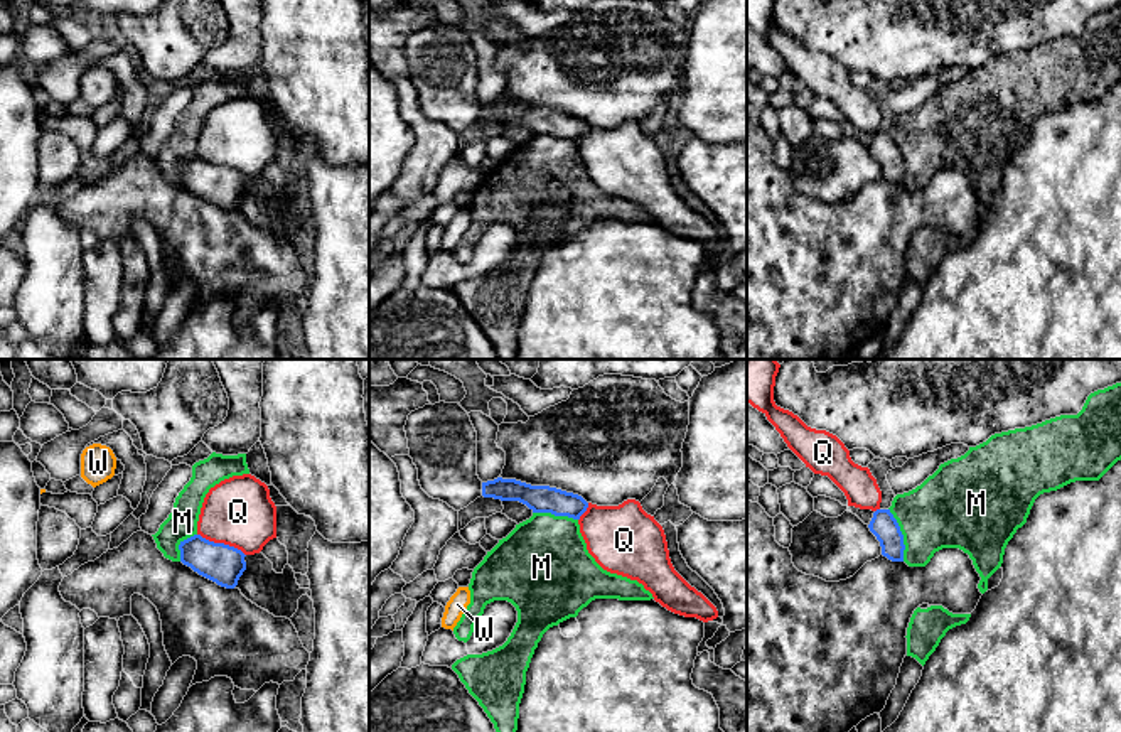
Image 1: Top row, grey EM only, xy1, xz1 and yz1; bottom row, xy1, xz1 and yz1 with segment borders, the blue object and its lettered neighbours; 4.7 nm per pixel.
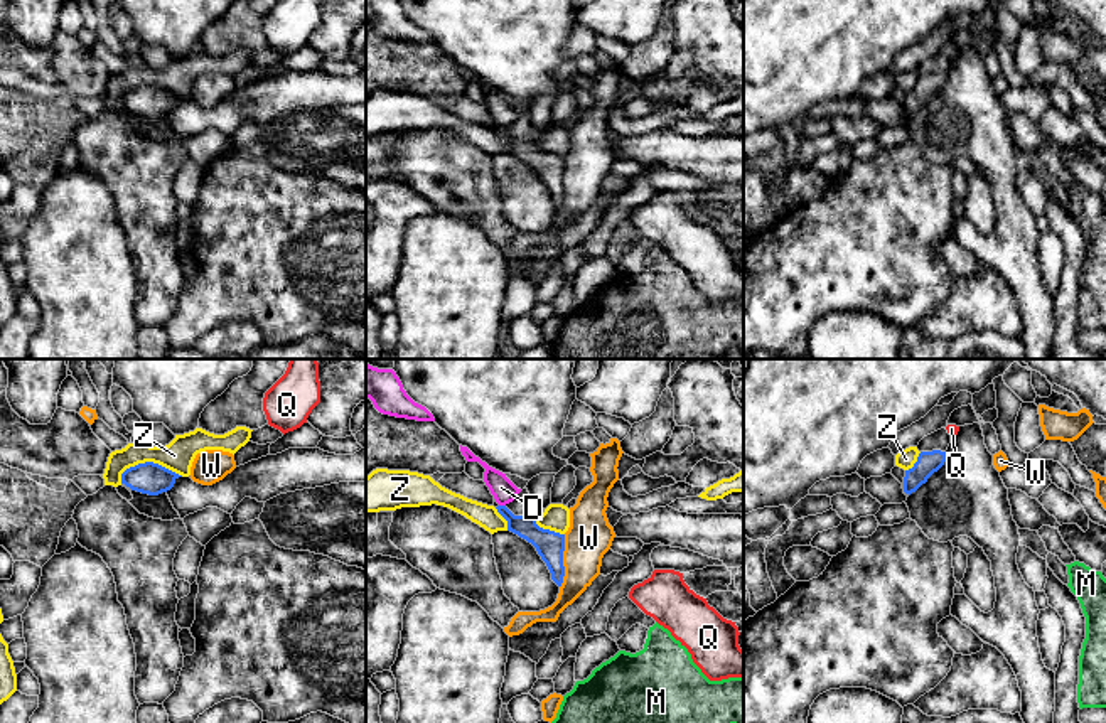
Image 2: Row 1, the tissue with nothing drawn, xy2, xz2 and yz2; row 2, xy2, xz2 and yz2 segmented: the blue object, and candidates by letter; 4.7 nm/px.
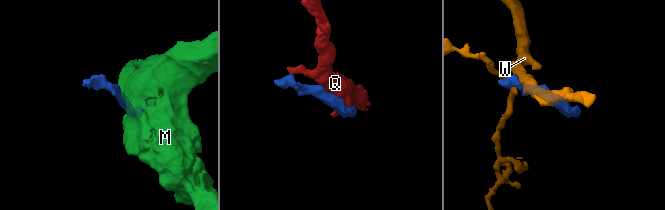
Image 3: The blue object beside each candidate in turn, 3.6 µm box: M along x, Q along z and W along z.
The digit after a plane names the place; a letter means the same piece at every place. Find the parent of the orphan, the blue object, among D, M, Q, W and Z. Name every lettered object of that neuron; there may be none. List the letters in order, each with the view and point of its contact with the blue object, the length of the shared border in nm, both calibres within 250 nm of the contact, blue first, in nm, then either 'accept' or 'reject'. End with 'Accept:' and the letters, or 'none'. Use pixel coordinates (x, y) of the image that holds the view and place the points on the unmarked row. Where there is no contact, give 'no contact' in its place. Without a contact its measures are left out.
D: xz2 (503, 128) | 30 nm | 110/110 nm | accept
M: yz1 (902, 157) | 260 nm | 120/360 nm | reject
Q: xy1 (221, 166) | 260 nm | 190/340 nm | reject
W: xz2 (562, 184) | 260 nm | 140/220 nm | reject
Z: xy2 (147, 85) | 300 nm | 150/150 nm | reject
Accept: D

